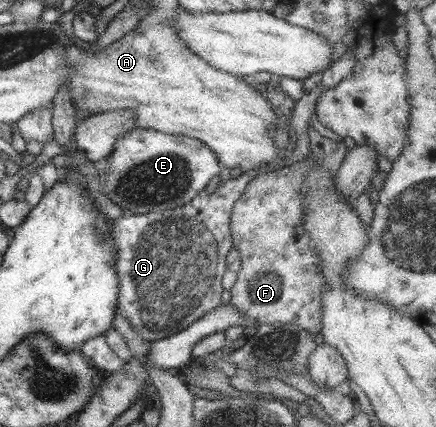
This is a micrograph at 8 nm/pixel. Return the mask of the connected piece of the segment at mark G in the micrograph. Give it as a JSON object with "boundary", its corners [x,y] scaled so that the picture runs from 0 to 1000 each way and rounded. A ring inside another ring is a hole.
{"boundary":[[[642,358],[638,365],[642,372],[619,377],[619,384],[608,384],[603,391],[560,400],[541,419],[514,424],[482,457],[463,450],[417,482],[378,492],[360,504],[349,496],[323,504],[284,501],[271,513],[245,518],[266,593],[261,637],[271,665],[268,733],[317,775],[321,794],[346,803],[399,785],[463,742],[466,733],[498,724],[500,714],[507,714],[505,653],[521,635],[518,597],[534,583],[525,536],[534,482],[555,459],[569,424],[585,410],[638,398],[647,389],[656,391],[656,382],[644,377],[654,358]]]}

